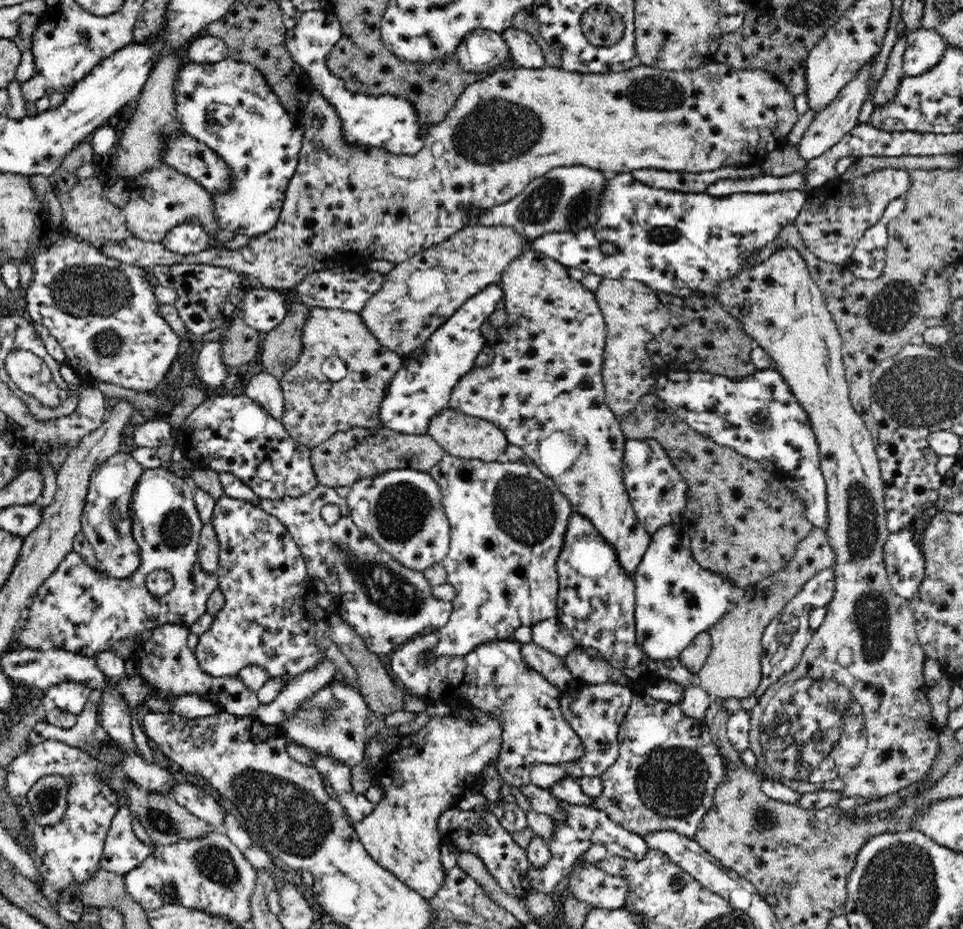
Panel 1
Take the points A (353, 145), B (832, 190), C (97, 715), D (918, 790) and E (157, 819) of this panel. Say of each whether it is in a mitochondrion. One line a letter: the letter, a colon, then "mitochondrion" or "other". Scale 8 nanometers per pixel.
A: other
B: other
C: other
D: other
E: mitochondrion

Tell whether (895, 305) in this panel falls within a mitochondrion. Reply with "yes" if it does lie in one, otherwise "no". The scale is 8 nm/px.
yes

